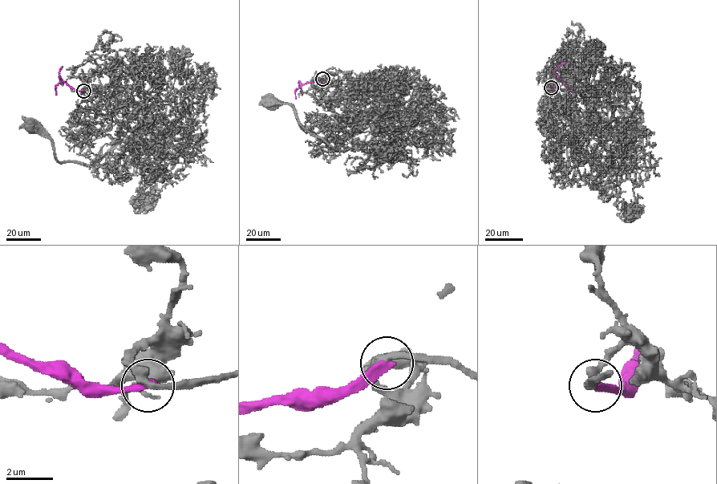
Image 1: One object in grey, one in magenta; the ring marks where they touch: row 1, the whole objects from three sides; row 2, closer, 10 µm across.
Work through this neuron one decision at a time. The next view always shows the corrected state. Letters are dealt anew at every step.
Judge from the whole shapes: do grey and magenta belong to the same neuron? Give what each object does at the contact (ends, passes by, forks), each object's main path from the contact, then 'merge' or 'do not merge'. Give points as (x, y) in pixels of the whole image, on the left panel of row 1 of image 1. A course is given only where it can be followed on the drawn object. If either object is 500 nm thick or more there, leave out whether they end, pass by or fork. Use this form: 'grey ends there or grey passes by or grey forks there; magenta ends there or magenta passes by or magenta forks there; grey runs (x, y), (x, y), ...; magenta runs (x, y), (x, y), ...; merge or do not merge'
grey passes by; magenta ends there; grey runs (83, 91), (101, 94), (109, 83), (107, 110), (133, 134), (83, 164), (59, 162), (34, 126); magenta runs (83, 91), (71, 87), (62, 80), (58, 71), (62, 67); do not merge

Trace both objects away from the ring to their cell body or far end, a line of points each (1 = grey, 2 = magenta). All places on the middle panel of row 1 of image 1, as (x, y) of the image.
1: (322, 79), (348, 89), (345, 110), (372, 129), (365, 144), (337, 149), (293, 107), (273, 101)
2: (322, 79), (302, 84), (299, 81), (302, 95)

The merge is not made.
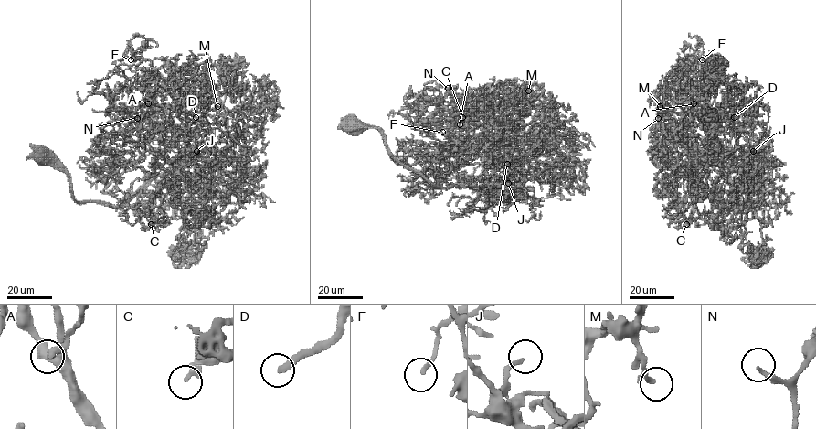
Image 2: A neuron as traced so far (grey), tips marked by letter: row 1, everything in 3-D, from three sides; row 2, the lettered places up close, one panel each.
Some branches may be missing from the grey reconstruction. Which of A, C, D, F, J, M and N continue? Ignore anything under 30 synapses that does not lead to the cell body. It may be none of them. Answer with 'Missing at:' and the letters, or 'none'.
Missing at: D, N

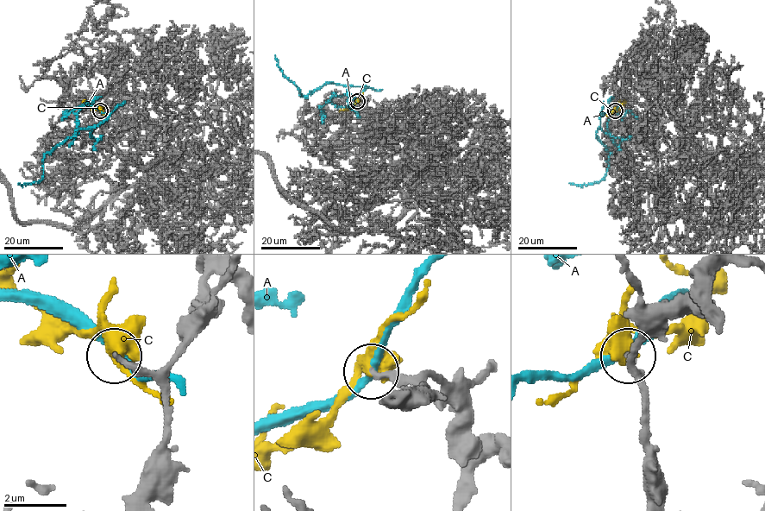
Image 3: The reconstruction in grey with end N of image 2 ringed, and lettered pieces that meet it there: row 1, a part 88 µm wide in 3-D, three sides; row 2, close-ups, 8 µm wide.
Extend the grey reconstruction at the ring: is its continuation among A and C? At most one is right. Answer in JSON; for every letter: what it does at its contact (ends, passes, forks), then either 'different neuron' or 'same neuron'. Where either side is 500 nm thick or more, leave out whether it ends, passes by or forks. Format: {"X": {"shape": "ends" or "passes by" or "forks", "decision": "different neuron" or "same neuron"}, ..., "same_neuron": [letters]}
{"A": {"shape": "passes by", "decision": "different neuron"}, "C": {"shape": "forks", "decision": "same neuron"}, "same_neuron": ["C"]}

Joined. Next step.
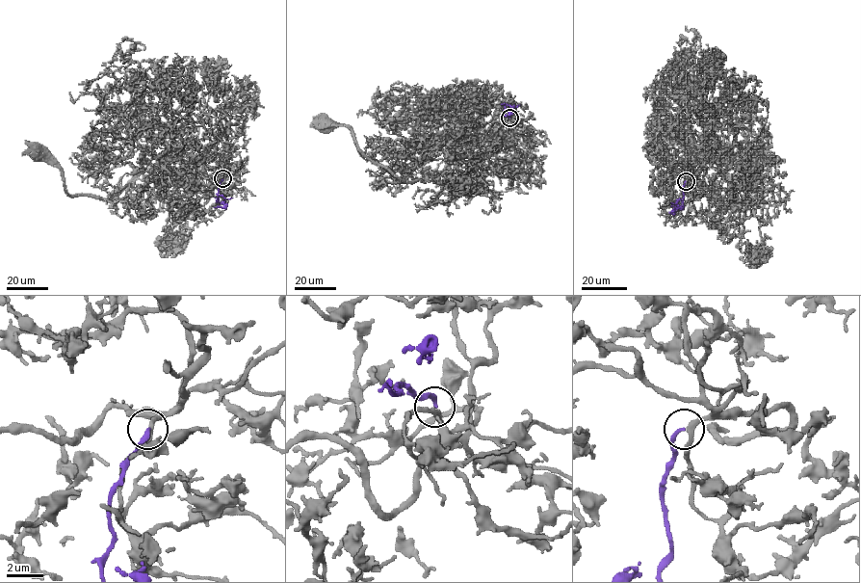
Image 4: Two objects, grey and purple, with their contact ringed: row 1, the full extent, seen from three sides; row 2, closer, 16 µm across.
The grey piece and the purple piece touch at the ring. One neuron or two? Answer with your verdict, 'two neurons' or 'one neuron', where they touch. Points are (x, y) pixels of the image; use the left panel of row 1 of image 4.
one neuron; at (222, 178)

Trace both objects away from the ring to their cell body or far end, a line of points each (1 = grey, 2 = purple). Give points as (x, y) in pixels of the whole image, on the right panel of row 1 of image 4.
1: (686, 181), (698, 181), (690, 181), (719, 149), (748, 172), (755, 197), (710, 197), (691, 152)
2: (686, 181), (683, 207), (670, 213)

